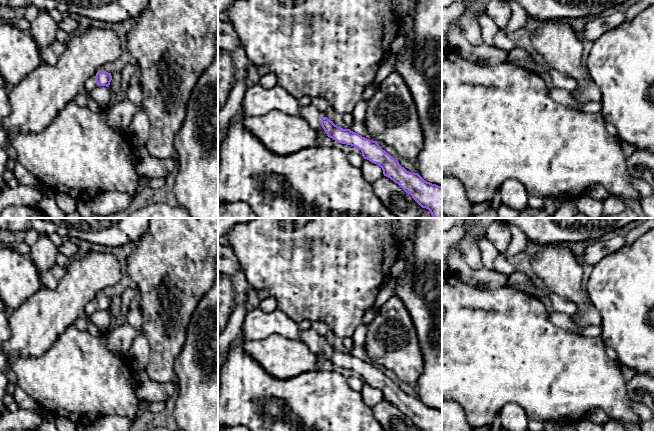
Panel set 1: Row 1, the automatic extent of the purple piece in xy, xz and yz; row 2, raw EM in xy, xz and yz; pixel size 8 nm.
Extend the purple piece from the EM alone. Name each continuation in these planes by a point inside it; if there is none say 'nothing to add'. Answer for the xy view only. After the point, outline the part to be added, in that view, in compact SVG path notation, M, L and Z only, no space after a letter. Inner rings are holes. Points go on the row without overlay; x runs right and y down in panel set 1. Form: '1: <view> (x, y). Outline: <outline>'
1: xy (91, 306). Outline: M96 299L90 301L86 306L85 306L85 311L88 315L92 314L95 310L97 309L96 307Z

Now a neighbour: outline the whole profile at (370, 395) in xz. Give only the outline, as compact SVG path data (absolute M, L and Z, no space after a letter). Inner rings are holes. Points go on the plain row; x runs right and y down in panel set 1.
M367 383L363 384L363 387L360 392L362 400L366 405L370 407L373 407L384 399L383 394L379 389L372 387Z

